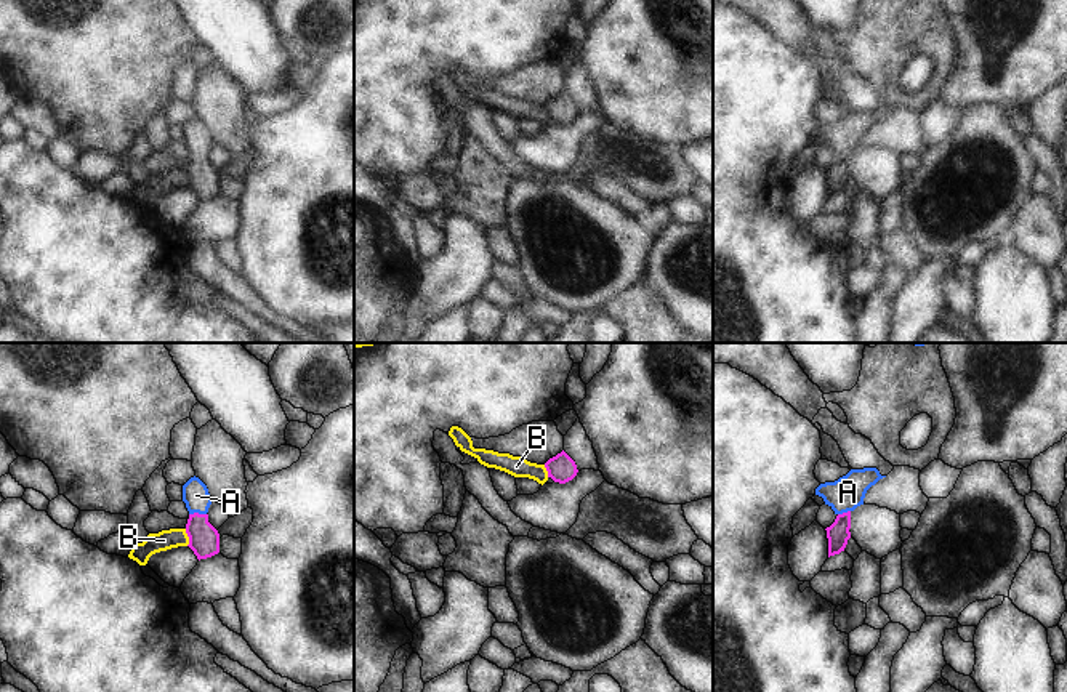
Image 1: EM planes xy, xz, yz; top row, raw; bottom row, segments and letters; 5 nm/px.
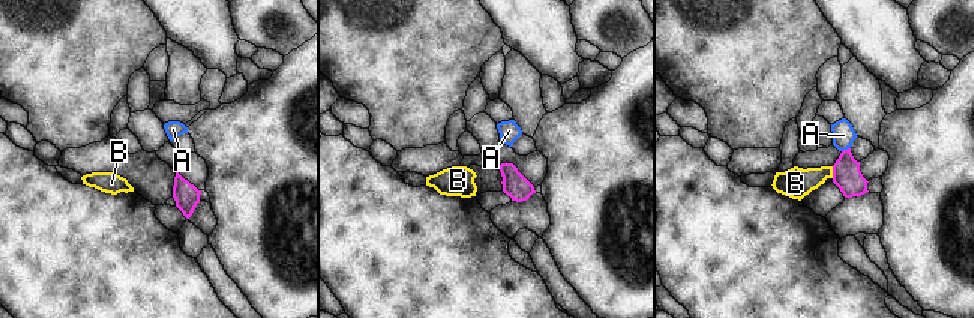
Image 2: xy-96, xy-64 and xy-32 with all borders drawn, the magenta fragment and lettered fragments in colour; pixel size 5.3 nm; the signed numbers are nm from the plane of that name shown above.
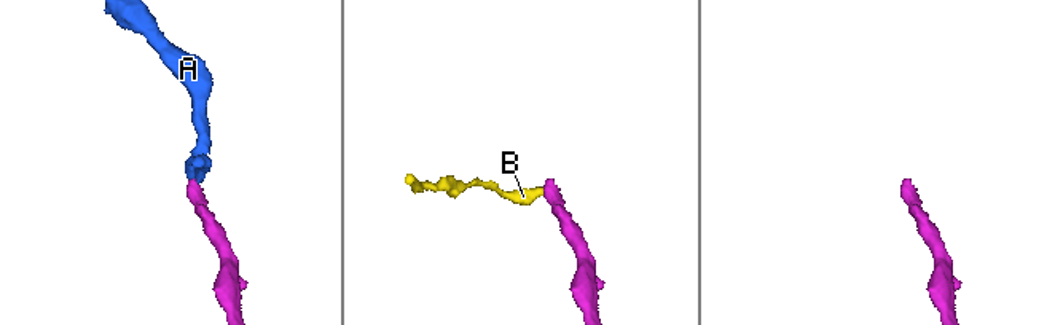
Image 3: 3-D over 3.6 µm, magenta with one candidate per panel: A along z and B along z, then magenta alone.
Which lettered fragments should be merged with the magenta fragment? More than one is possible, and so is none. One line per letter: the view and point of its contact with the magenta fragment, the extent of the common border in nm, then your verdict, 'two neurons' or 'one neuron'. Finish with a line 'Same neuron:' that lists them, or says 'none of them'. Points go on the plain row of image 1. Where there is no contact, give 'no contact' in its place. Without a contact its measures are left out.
A: xy (197, 154) | 90 nm | one neuron
B: xy (188, 177) | 90 nm | two neurons
Same neuron: A

